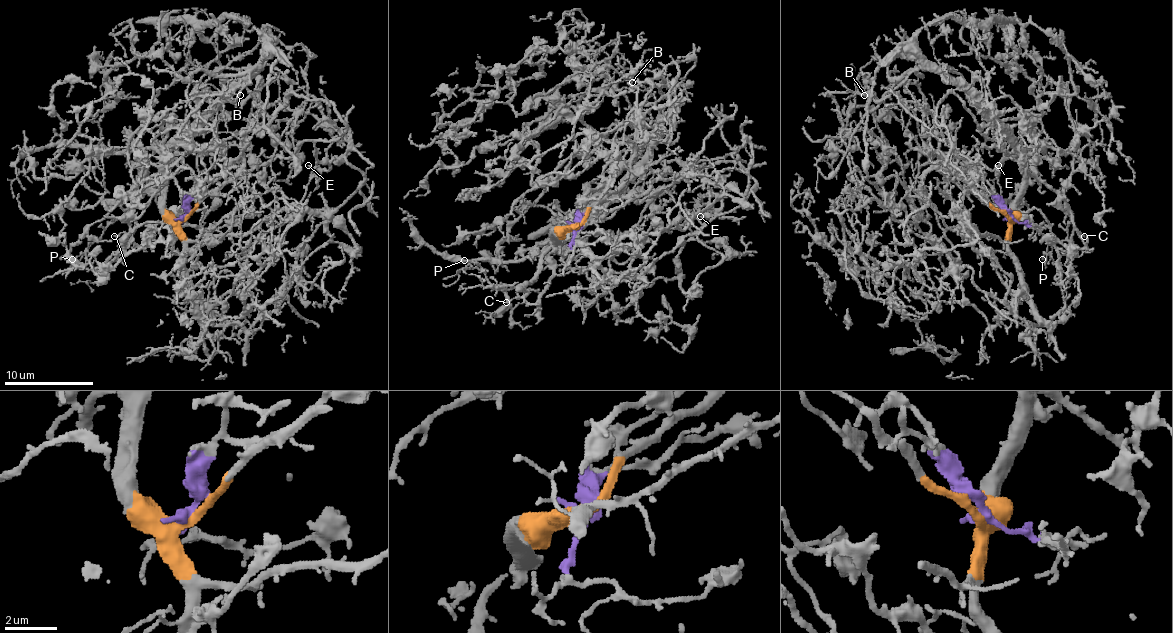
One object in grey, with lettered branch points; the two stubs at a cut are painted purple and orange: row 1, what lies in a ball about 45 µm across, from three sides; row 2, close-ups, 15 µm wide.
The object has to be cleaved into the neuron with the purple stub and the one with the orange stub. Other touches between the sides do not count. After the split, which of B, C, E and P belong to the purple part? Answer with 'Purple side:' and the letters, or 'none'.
Purple side: E

